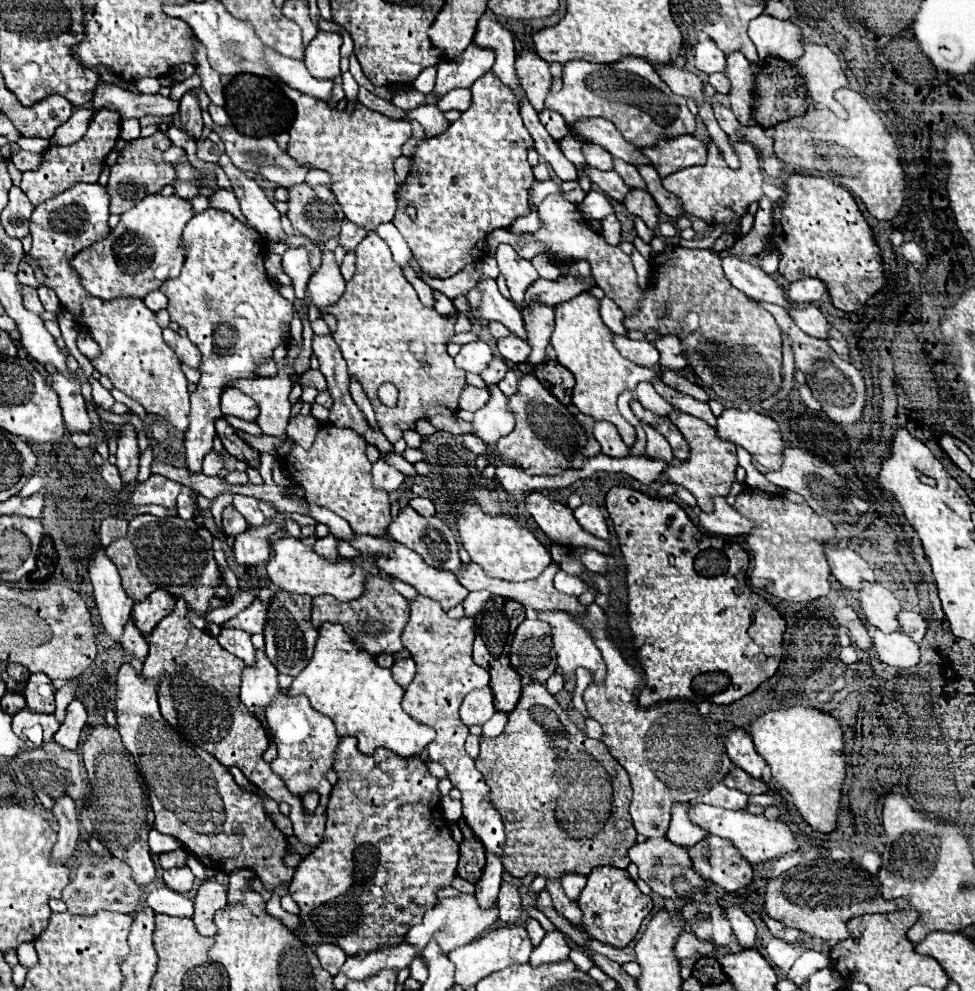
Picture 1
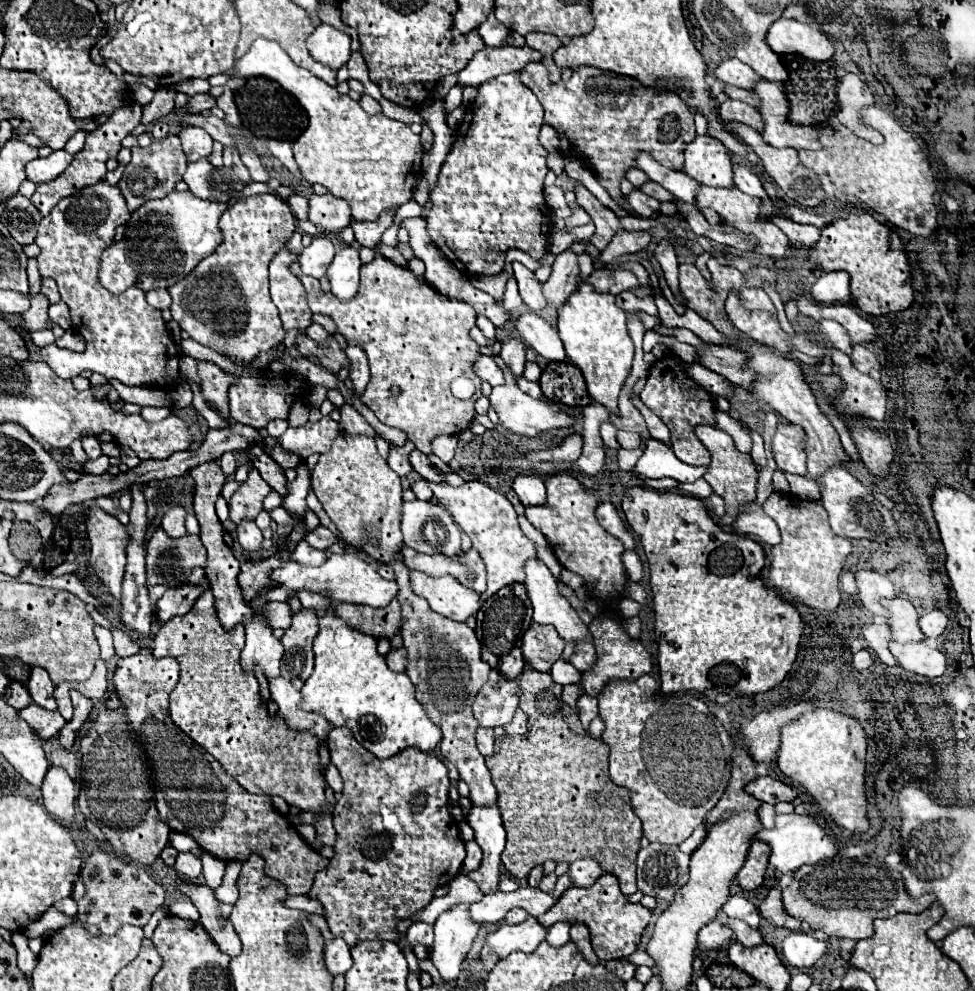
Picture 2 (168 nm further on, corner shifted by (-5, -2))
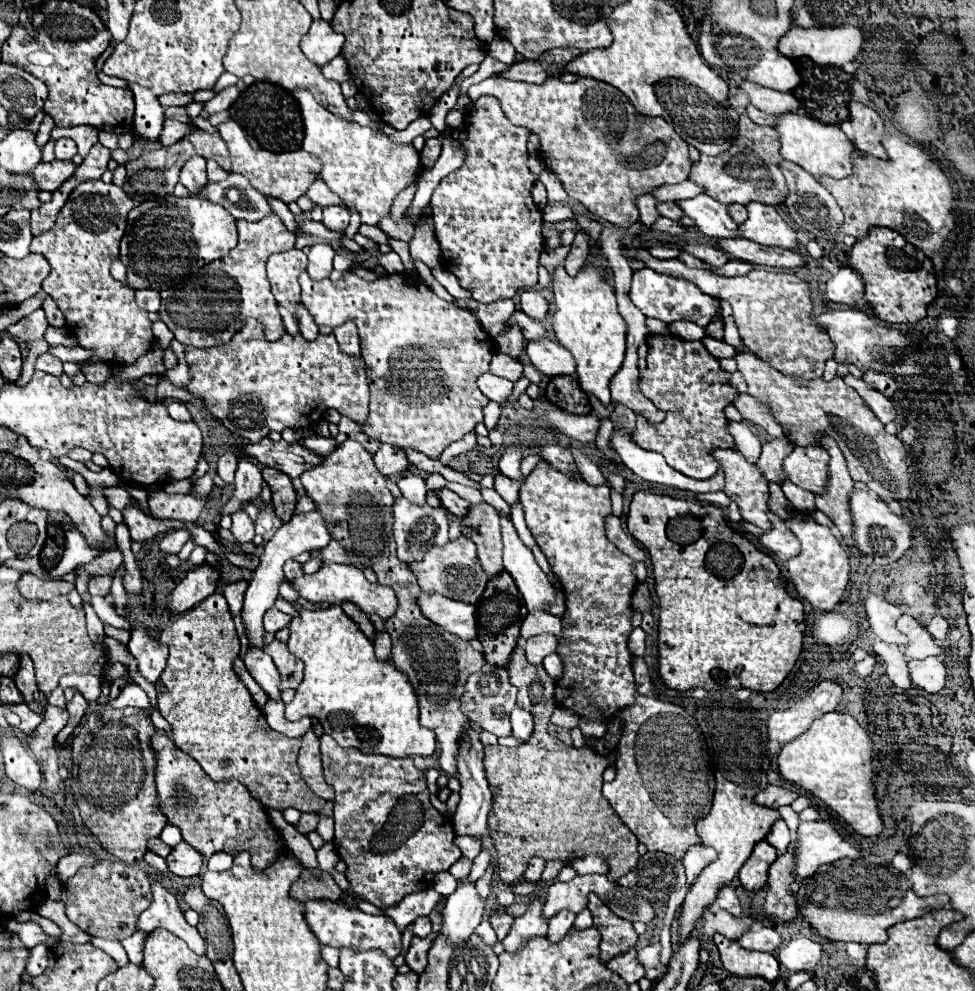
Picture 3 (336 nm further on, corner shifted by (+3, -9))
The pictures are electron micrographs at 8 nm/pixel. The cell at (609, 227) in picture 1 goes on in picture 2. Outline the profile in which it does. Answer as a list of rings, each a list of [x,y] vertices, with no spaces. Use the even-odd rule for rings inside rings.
[[[618,231],[612,241],[608,243],[608,247],[602,251],[601,260],[594,262],[595,269],[601,269],[604,267],[606,261],[614,261],[616,257],[620,255],[626,255],[626,253],[638,253],[642,251],[646,245],[650,243],[650,235],[646,231]]]

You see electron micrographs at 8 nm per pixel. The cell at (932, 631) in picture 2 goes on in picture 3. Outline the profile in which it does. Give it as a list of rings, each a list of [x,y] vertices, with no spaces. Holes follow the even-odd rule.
[[[934,616],[932,618],[932,622],[926,626],[928,628],[928,632],[936,638],[936,640],[944,640],[946,638],[946,634],[948,634],[948,622],[946,622],[946,618],[942,618],[942,616]]]

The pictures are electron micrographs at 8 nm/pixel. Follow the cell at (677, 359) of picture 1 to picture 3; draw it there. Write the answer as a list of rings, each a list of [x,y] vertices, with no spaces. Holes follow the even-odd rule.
[[[740,352],[734,358],[738,362],[738,370],[746,378],[748,394],[770,406],[790,442],[796,446],[816,446],[816,434],[828,434],[842,450],[850,476],[856,482],[864,482],[884,500],[910,498],[910,474],[904,442],[884,430],[884,424],[872,414],[870,406],[864,404],[856,390],[852,390],[852,386],[848,386],[840,376],[830,382],[824,382],[822,378],[790,378],[778,370],[772,370],[770,364],[762,362],[752,352]]]

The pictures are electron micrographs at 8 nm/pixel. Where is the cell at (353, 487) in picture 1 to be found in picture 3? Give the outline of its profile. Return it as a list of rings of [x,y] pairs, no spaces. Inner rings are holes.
[[[358,442],[340,444],[322,466],[304,472],[302,484],[306,494],[316,502],[316,510],[326,518],[334,540],[338,540],[358,564],[376,572],[378,582],[394,588],[398,598],[396,614],[386,620],[386,632],[392,638],[392,662],[398,670],[408,674],[420,704],[420,724],[434,730],[440,742],[440,768],[444,774],[456,774],[458,740],[468,718],[460,712],[460,698],[470,674],[484,666],[484,656],[476,652],[470,642],[446,632],[430,622],[418,608],[420,586],[408,564],[396,558],[396,544],[392,538],[392,504],[394,498],[388,490],[386,476],[382,476],[372,456]]]

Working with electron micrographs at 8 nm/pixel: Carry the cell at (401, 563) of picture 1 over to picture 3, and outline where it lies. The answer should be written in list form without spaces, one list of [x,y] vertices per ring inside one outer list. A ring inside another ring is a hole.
[[[422,592],[418,602],[424,616],[430,622],[442,626],[446,632],[452,632],[462,640],[476,638],[476,616],[474,616],[476,608],[472,604],[464,604],[440,594],[426,592]]]

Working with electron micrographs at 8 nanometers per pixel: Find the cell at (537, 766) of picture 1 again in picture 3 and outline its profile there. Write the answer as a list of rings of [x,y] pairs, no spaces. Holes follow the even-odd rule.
[[[518,642],[516,648],[510,654],[508,662],[510,682],[518,688],[518,706],[524,710],[530,710],[534,714],[534,732],[518,748],[506,748],[506,746],[486,746],[484,748],[484,766],[488,784],[492,790],[492,810],[488,814],[488,830],[494,840],[494,848],[498,852],[498,874],[504,884],[514,884],[522,878],[528,860],[532,856],[542,856],[544,860],[562,860],[572,862],[574,858],[598,854],[610,864],[608,880],[616,882],[622,878],[632,866],[636,866],[640,854],[638,854],[638,840],[636,836],[624,826],[624,822],[618,818],[618,814],[612,810],[608,800],[602,794],[602,774],[610,764],[614,764],[616,750],[610,756],[594,754],[590,748],[574,748],[566,746],[558,738],[552,738],[546,730],[550,716],[556,708],[554,700],[554,680],[546,674],[544,666],[532,666],[526,656],[524,648]]]

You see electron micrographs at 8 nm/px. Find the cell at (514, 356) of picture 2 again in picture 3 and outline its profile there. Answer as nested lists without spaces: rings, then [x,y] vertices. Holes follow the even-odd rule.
[[[508,326],[506,332],[502,332],[496,340],[498,352],[508,354],[512,358],[520,358],[524,352],[524,336],[520,334],[520,330],[516,330],[516,326]]]

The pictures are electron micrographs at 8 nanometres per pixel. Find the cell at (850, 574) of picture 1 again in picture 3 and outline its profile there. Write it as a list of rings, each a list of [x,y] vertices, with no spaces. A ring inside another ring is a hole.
[[[874,594],[868,596],[864,604],[866,604],[866,614],[870,620],[870,626],[882,642],[900,644],[900,646],[908,644],[908,638],[904,638],[900,634],[900,630],[896,630],[896,620],[902,616],[898,606],[890,604],[882,596],[874,596]]]

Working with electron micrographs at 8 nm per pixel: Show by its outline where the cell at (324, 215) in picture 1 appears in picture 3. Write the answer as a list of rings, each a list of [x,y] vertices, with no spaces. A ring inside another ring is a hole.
[[[328,206],[322,212],[324,212],[322,224],[330,230],[346,230],[346,226],[350,224],[350,210],[344,206]]]

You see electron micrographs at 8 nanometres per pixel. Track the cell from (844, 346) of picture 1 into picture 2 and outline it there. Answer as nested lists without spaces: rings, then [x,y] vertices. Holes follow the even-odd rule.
[[[852,345],[852,365],[856,365],[856,369],[860,369],[862,373],[872,373],[880,369],[880,363],[876,359],[876,355],[872,351],[868,351],[864,345]]]

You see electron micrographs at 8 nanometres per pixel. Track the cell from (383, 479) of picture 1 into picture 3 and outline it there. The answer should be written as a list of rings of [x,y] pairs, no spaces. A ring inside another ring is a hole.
[[[382,444],[380,450],[374,454],[374,464],[384,476],[394,476],[402,474],[408,468],[408,458],[402,448]]]

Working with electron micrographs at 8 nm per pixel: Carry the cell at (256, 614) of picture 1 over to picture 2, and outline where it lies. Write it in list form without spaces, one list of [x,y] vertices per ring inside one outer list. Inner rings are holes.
[[[266,603],[262,609],[262,617],[268,627],[272,629],[286,629],[290,627],[290,605],[288,603]]]

